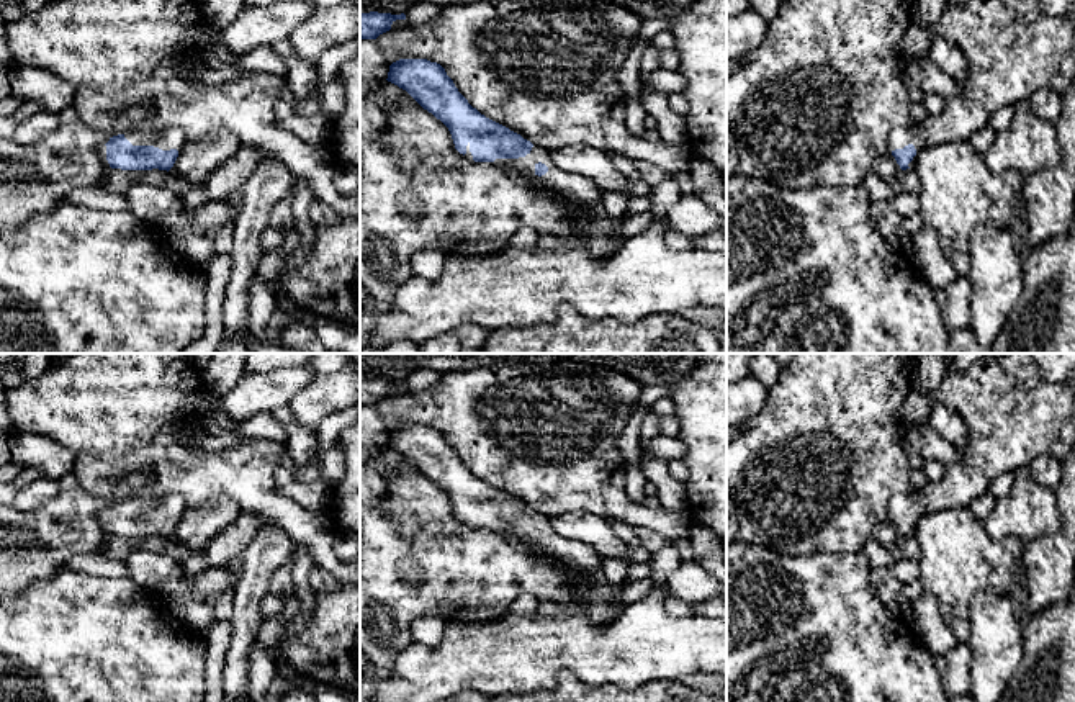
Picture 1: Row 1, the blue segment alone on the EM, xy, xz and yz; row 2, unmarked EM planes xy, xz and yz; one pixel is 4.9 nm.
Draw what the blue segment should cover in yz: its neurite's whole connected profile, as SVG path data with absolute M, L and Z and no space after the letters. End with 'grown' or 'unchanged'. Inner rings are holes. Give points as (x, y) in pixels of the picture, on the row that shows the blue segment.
M970 0L964 5L951 5L944 8L931 31L934 36L954 43L965 54L969 72L957 80L960 92L946 100L944 111L939 116L929 115L923 121L890 133L887 154L895 157L902 170L913 169L916 155L931 146L969 141L1001 106L1016 105L1023 100L1029 101L1042 88L1062 95L1075 75L1075 18L1068 13L1062 16L1046 15L1037 0Z; grown

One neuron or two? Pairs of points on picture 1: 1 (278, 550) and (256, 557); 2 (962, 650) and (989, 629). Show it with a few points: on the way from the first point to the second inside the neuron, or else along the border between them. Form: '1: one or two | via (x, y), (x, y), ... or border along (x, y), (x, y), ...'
1: one | via (274, 550), (260, 557)
2: two | border along (966, 643), (971, 650), (971, 683)

